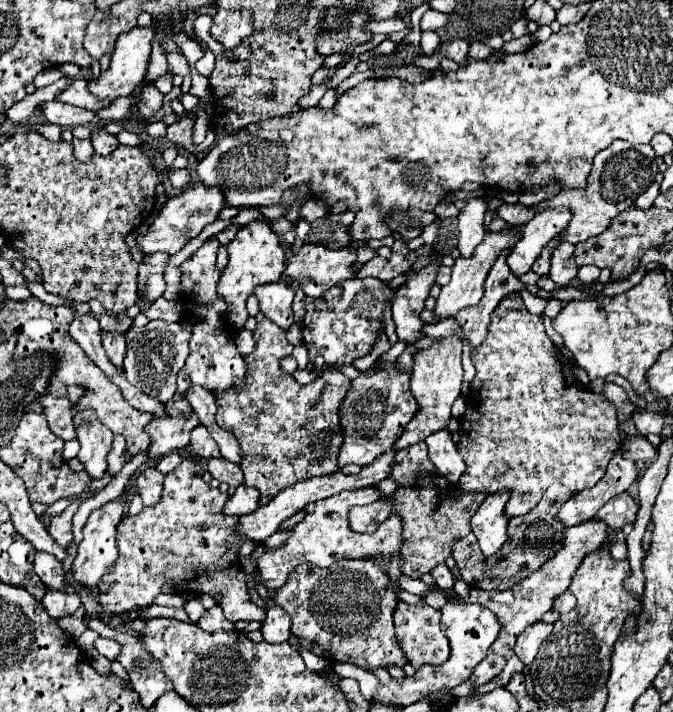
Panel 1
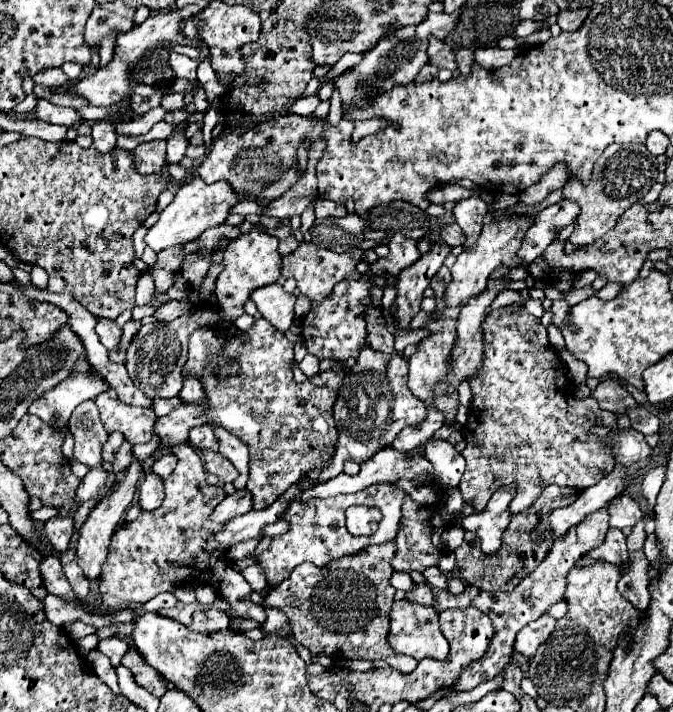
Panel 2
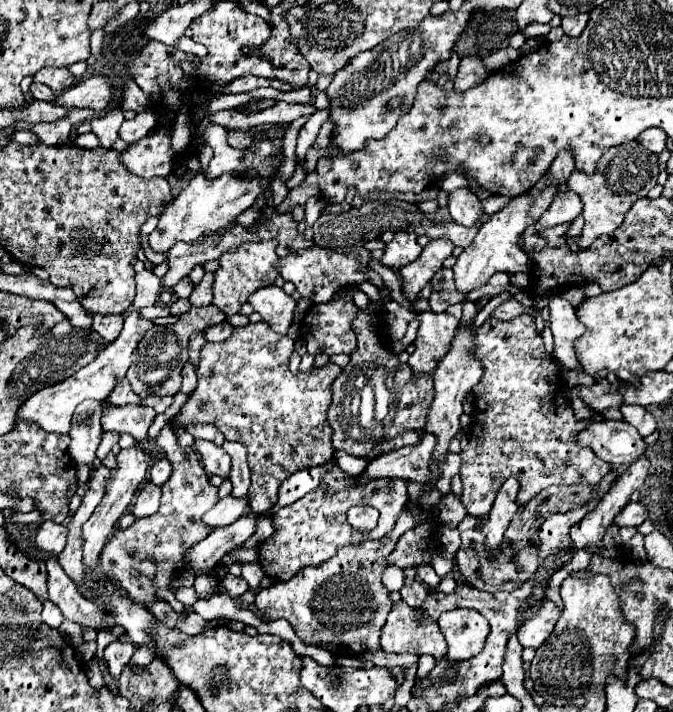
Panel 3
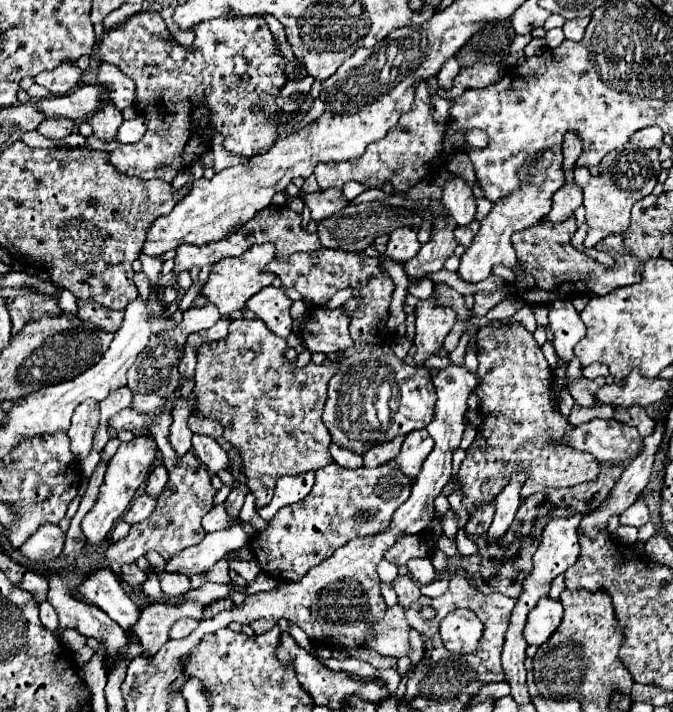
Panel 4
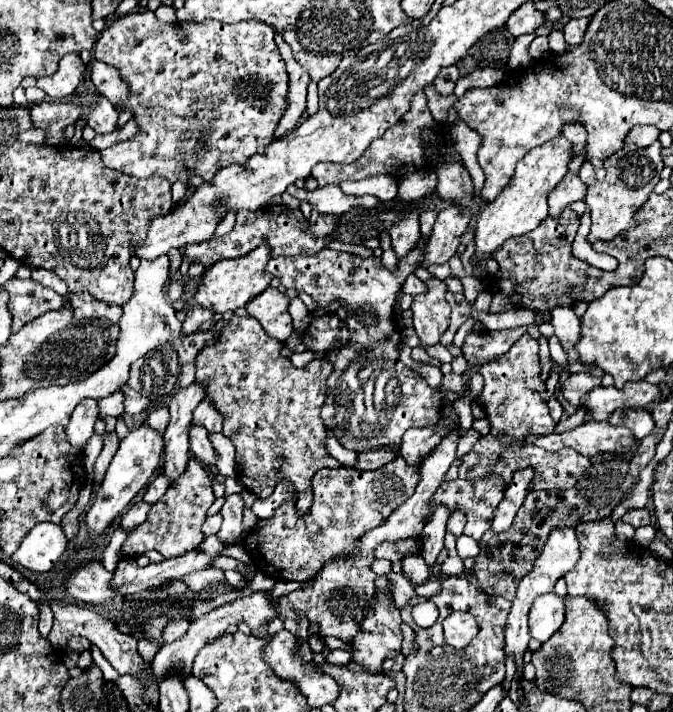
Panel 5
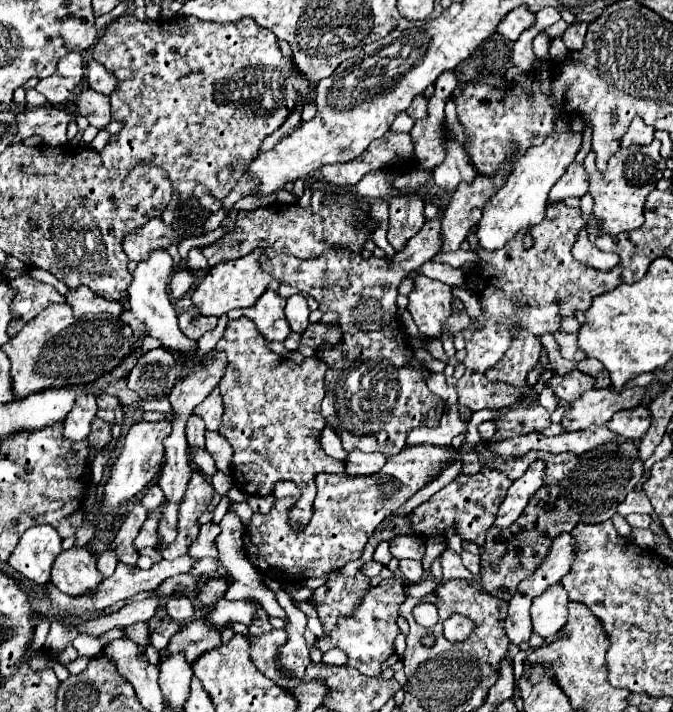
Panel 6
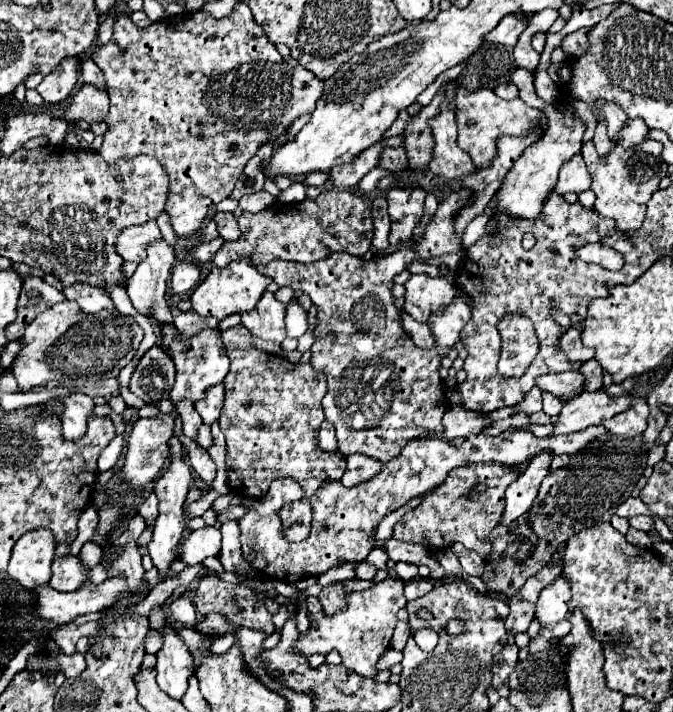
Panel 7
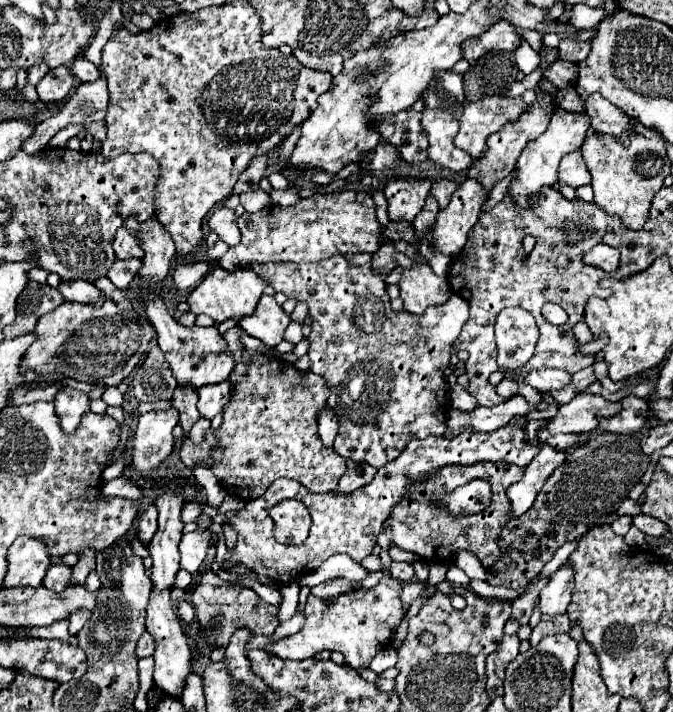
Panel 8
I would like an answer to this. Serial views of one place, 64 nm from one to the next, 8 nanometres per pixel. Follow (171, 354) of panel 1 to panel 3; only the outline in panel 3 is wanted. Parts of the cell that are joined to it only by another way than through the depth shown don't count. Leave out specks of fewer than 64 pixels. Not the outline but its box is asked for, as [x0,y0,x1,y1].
[126,304,226,398]

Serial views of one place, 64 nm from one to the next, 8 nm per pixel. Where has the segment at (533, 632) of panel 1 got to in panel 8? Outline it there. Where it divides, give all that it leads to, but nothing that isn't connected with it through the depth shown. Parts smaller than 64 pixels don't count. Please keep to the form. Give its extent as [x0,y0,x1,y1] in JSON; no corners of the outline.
[540,560,574,614]

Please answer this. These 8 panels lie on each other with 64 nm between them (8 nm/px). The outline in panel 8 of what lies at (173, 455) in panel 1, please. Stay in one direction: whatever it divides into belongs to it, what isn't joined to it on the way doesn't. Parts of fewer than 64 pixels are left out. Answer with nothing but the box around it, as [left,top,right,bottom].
[138,504,158,548]

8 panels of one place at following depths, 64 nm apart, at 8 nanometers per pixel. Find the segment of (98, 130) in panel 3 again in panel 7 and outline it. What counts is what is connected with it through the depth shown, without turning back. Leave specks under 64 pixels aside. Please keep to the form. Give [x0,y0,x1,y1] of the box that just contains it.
[62,84,108,122]

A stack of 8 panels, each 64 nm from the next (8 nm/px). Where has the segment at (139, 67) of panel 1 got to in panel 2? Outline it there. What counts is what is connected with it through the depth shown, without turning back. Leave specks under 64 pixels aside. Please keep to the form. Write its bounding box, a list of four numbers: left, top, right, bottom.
[66,4,202,106]

